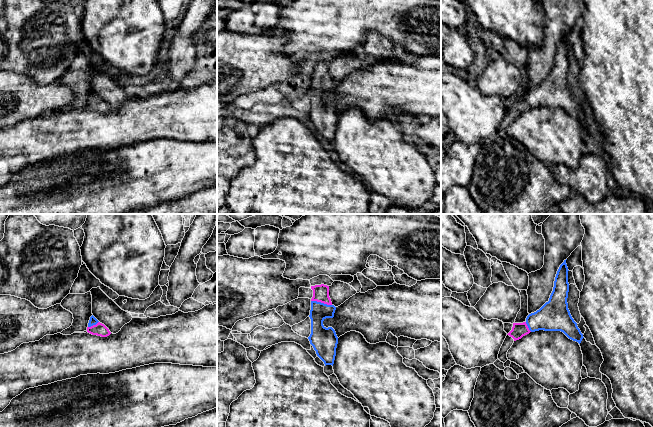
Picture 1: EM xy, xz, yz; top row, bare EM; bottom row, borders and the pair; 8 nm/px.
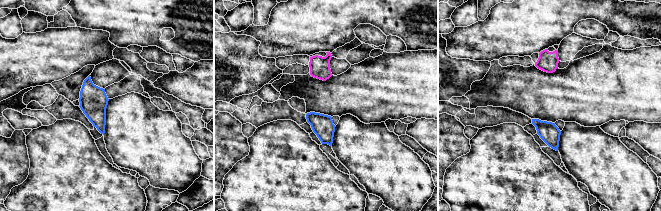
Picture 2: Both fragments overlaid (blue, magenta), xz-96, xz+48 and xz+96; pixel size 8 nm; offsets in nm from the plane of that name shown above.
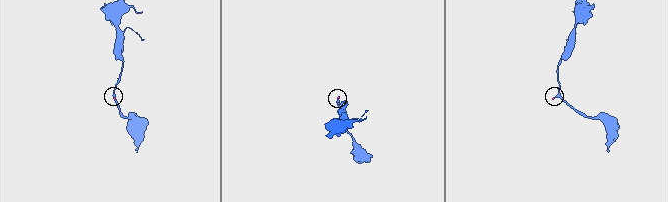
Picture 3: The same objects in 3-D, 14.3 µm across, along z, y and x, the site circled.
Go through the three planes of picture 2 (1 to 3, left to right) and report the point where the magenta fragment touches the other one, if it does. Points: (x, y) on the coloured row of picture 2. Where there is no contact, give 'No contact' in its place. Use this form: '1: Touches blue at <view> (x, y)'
1: No contact
2: No contact
3: No contact

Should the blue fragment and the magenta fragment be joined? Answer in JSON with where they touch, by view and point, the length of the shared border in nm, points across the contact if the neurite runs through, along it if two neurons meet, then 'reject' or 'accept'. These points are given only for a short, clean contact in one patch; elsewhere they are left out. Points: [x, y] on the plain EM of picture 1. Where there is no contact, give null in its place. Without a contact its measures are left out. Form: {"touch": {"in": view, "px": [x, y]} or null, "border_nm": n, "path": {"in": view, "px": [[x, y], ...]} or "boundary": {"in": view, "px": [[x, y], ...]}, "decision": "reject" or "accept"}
{"touch": {"in": "xz", "px": [320, 78]}, "border_nm": 170, "path": {"in": "xz", "px": [[319, 87], [320, 78], [320, 68]]}, "decision": "accept"}

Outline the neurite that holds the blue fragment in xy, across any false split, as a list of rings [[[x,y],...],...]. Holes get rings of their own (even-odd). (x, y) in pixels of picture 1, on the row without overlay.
[[[93,91],[90,93],[87,108],[101,113],[107,113],[111,110],[109,105],[104,100],[100,99]]]

